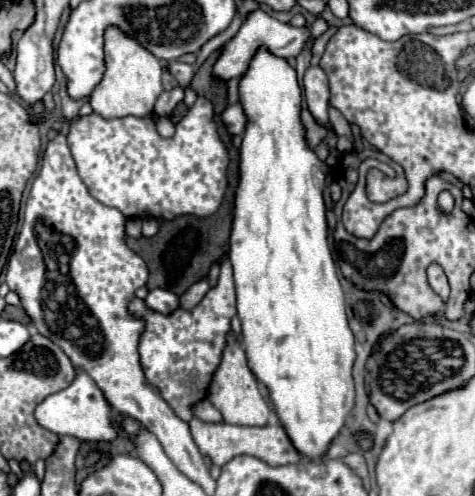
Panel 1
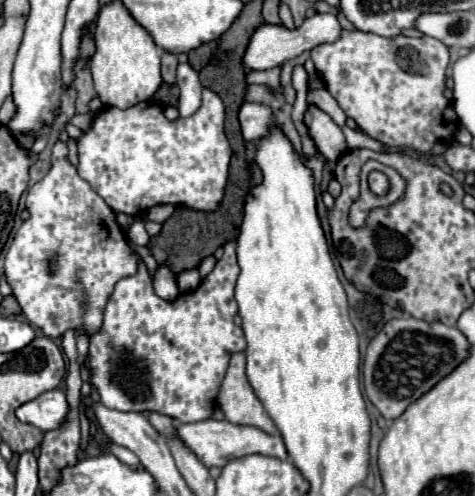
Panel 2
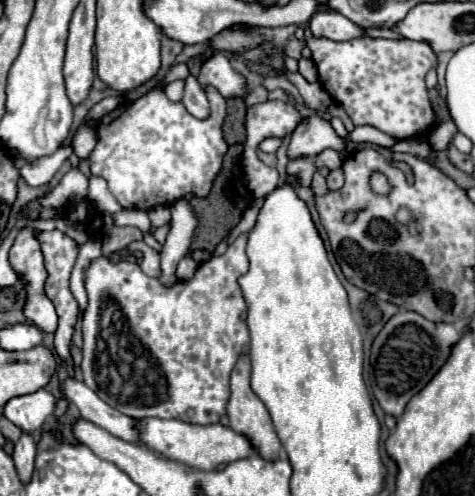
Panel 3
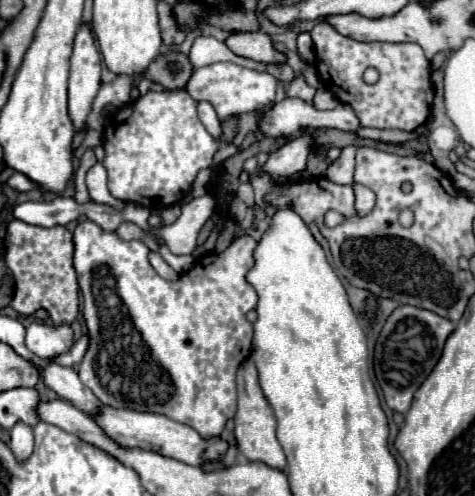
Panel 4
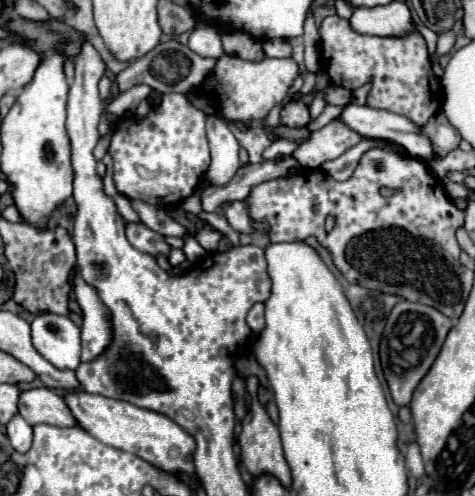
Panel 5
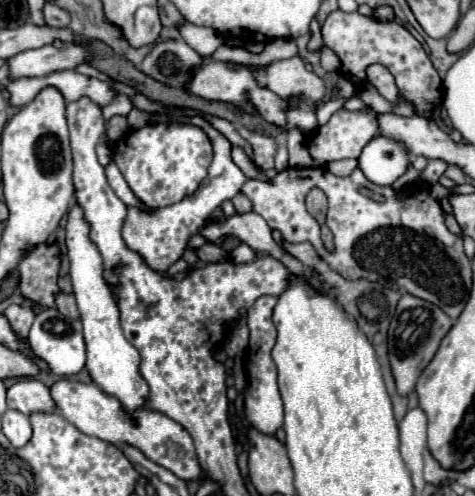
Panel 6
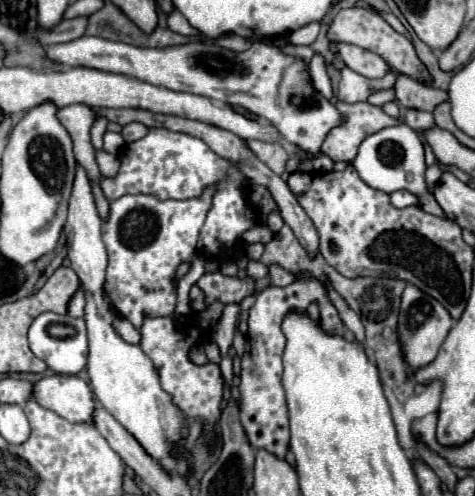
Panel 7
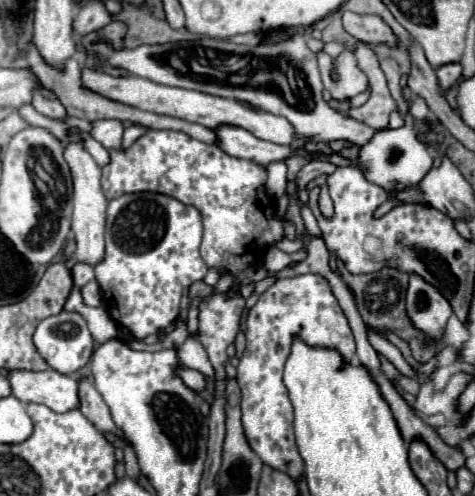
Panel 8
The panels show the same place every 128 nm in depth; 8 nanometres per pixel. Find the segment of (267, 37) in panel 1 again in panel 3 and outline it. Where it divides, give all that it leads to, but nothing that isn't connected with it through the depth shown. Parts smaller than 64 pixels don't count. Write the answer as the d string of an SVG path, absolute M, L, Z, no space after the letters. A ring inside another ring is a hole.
M316 12L310 20L314 36L326 36L330 40L354 40L366 36L366 30L338 12Z

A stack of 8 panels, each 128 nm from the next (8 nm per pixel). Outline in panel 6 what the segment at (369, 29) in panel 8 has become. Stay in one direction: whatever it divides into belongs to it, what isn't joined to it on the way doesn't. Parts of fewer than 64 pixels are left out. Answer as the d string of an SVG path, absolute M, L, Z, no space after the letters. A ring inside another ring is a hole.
M332 12L322 24L322 40L328 48L332 48L342 60L342 72L366 78L366 68L374 62L384 64L396 78L400 88L402 102L410 102L416 108L416 114L430 118L432 108L438 106L442 96L442 82L438 72L434 70L428 54L420 46L420 42L404 30L396 22L380 22L370 16L362 16L360 12Z

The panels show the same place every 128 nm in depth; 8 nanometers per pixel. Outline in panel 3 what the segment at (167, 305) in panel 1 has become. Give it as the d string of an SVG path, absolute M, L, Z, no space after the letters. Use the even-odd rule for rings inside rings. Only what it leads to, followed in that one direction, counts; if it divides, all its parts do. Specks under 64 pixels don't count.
M186 198L172 204L170 210L172 210L170 232L168 232L164 248L160 252L160 256L162 256L162 276L160 276L160 280L166 286L176 282L176 274L174 274L176 264L190 252L194 230L198 226L196 212Z

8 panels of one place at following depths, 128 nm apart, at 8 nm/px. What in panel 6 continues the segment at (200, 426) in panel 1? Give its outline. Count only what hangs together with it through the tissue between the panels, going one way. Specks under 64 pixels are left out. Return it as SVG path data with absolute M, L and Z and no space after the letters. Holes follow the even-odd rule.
M58 380L50 386L52 400L56 404L56 410L74 424L84 434L96 436L100 440L106 440L110 444L132 444L140 448L152 462L172 470L182 480L196 480L200 474L200 464L196 458L192 436L174 420L168 416L154 412L154 410L138 410L134 414L136 422L130 422L130 416L122 410L120 402L114 396L108 396L102 392L96 384L84 384L78 380Z

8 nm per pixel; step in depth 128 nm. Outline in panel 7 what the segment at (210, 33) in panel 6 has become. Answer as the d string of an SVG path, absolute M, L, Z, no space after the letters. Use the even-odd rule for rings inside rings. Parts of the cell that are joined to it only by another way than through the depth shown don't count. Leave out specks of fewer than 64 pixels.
M172 10L172 12L168 14L168 28L170 28L172 32L184 34L184 36L188 36L188 34L196 34L196 30L188 24L188 20L186 20L178 10Z

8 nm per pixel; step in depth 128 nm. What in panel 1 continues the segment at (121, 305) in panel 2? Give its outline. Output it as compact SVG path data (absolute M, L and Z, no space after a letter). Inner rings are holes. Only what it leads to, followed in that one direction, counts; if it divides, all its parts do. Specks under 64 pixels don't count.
M228 256L222 258L220 276L214 288L196 304L192 310L176 308L172 314L152 312L144 300L134 298L128 304L128 312L134 318L144 320L146 328L140 336L138 352L140 364L146 376L146 382L154 386L166 404L176 412L180 420L192 420L192 408L196 402L206 398L208 384L220 366L220 356L224 354L226 336L230 332L230 320L236 314L236 294L234 294L234 278Z

